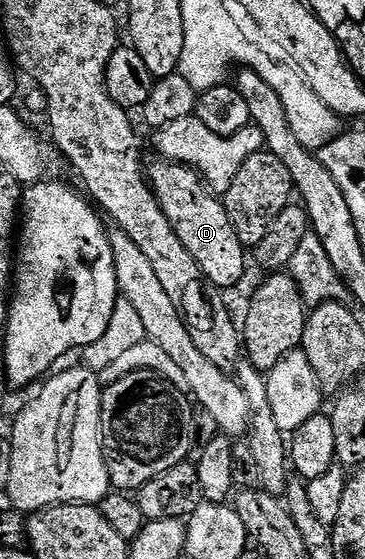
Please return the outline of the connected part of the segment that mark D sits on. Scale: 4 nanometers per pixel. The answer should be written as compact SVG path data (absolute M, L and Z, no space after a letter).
M168 160L148 163L147 177L158 204L163 208L175 236L183 240L183 248L195 256L195 264L212 286L229 292L245 278L245 254L247 248L235 236L235 228L225 211L225 203L205 184L205 179L189 166L174 164Z

